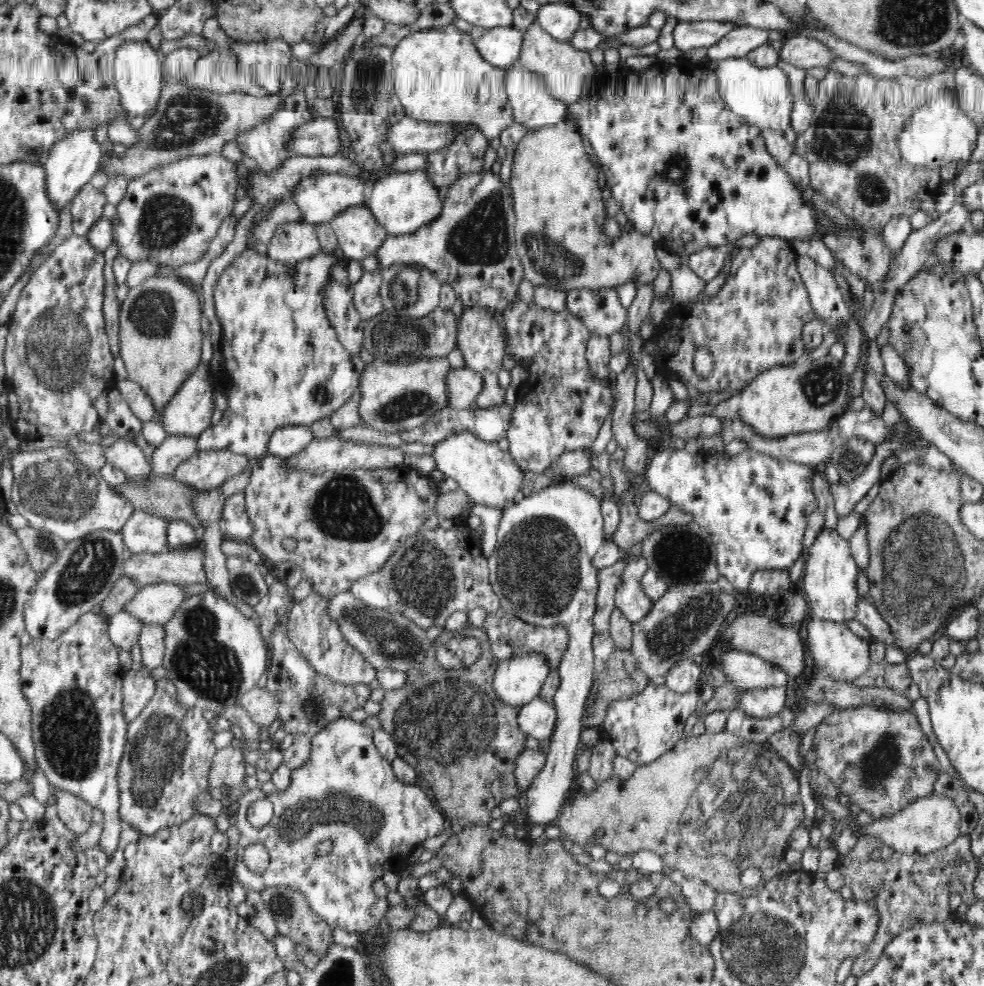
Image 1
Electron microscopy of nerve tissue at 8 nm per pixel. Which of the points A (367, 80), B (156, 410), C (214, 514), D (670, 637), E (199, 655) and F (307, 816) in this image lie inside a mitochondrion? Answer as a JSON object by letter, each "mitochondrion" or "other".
{"A":"mitochondrion","B":"other","C":"other","D":"mitochondrion","E":"mitochondrion","F":"mitochondrion"}

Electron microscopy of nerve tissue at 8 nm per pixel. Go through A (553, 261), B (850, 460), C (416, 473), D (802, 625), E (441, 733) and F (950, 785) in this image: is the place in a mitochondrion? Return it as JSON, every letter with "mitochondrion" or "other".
{"A":"mitochondrion","B":"mitochondrion","C":"other","D":"other","E":"mitochondrion","F":"other"}

